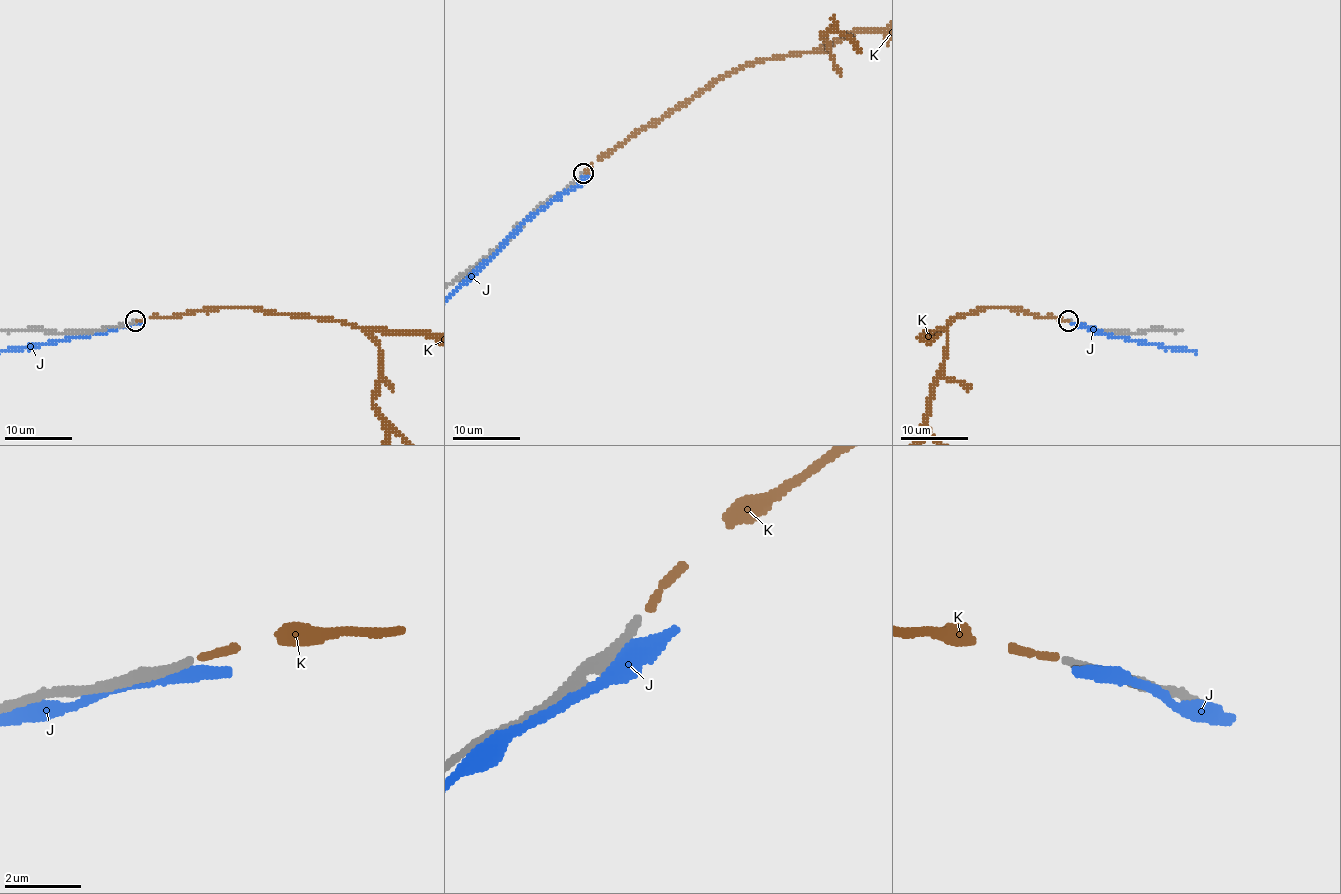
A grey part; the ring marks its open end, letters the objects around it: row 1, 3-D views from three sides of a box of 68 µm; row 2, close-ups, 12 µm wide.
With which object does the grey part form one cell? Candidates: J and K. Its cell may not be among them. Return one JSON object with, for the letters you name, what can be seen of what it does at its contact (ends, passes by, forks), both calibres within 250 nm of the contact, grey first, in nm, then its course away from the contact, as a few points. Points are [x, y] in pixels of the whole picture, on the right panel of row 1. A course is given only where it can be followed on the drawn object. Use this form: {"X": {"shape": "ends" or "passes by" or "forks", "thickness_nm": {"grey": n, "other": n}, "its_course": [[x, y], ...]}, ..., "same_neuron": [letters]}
{"K": {"shape": "ends", "thickness_nm": {"grey": 200, "other": 180}}, "same_neuron": ["K"]}

